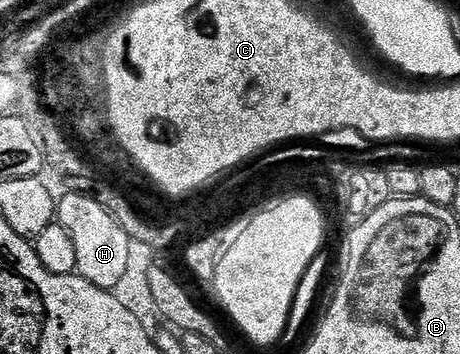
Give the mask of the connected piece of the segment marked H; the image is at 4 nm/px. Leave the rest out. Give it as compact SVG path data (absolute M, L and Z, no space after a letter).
M84 192L64 193L55 204L55 220L73 239L77 263L76 275L106 290L119 287L123 274L126 273L130 239L123 226L99 204L95 196Z

